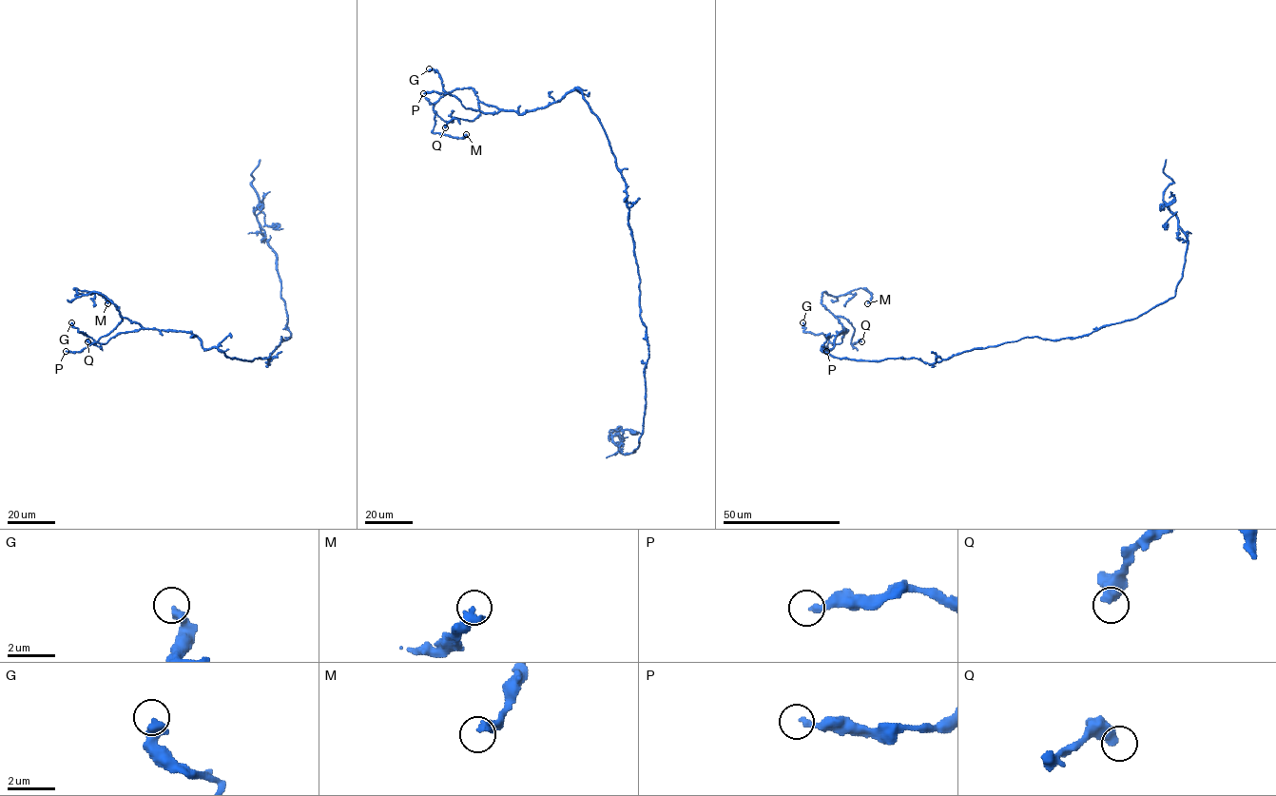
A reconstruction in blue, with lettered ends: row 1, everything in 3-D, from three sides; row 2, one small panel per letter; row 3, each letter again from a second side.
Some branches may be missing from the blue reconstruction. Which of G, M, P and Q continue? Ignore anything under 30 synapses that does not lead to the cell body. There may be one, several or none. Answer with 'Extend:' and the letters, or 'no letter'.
Extend: no letter

